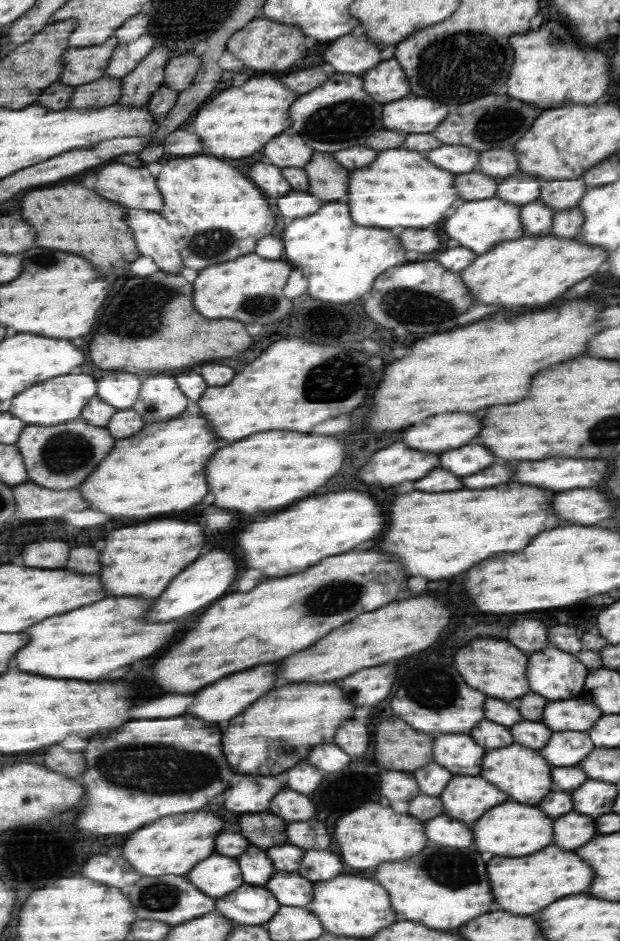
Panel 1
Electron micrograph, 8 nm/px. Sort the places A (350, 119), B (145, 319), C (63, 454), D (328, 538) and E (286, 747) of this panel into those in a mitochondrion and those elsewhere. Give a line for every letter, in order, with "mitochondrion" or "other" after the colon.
A: mitochondrion
B: mitochondrion
C: mitochondrion
D: other
E: mitochondrion

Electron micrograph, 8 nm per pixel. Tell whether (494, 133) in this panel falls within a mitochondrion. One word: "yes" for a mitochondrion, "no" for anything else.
yes

